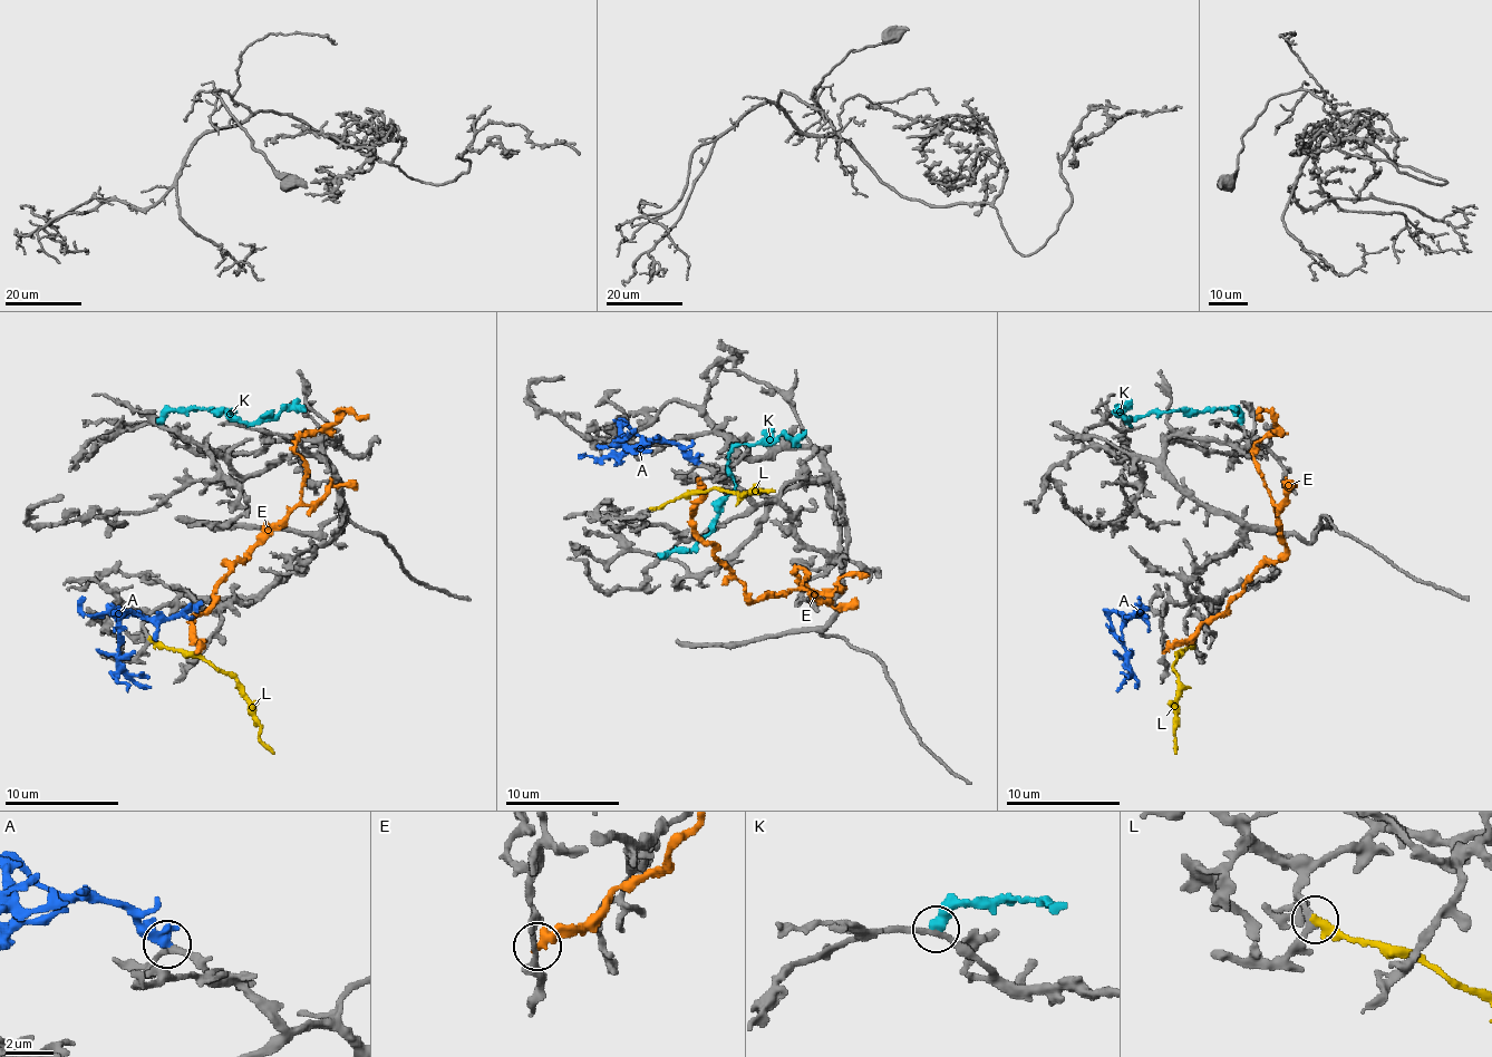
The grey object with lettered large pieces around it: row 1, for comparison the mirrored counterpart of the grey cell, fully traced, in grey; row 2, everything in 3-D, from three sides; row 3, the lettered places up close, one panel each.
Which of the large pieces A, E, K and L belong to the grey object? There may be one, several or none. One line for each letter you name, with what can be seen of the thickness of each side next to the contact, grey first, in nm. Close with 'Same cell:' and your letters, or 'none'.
A: Thickness 280 nm (grey) against 550 nm
Same cell: A

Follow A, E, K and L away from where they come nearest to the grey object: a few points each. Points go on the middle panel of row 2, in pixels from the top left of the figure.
A: (698, 463), (672, 444), (643, 440), (620, 426), (620, 440), (638, 452), (652, 449)
E: (698, 481), (693, 530), (755, 601), (801, 587), (798, 570), (832, 592), (870, 575)
K: (660, 555), (686, 552), (709, 530), (718, 503), (735, 486), (729, 463), (735, 446), (801, 435), (806, 429)
L: (652, 510), (666, 501), (724, 490), (775, 492)

